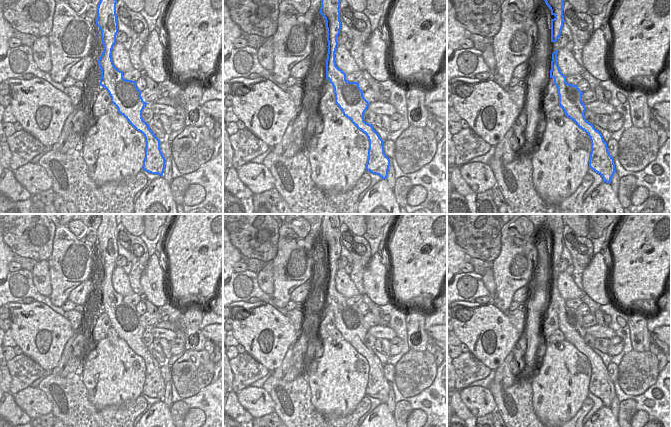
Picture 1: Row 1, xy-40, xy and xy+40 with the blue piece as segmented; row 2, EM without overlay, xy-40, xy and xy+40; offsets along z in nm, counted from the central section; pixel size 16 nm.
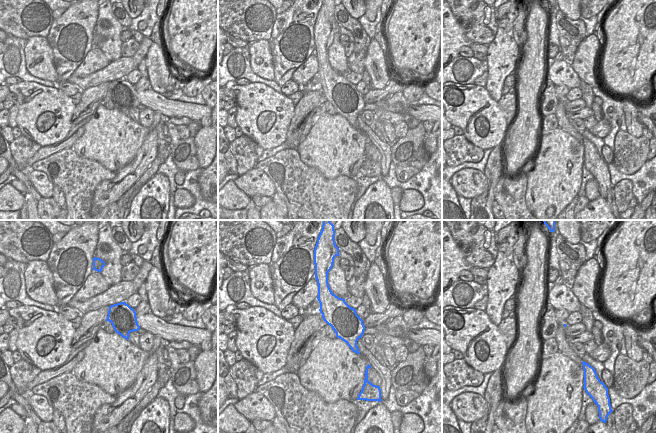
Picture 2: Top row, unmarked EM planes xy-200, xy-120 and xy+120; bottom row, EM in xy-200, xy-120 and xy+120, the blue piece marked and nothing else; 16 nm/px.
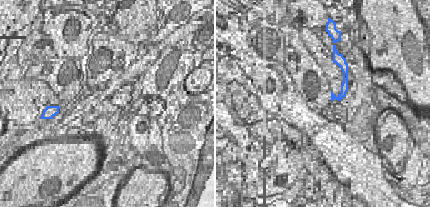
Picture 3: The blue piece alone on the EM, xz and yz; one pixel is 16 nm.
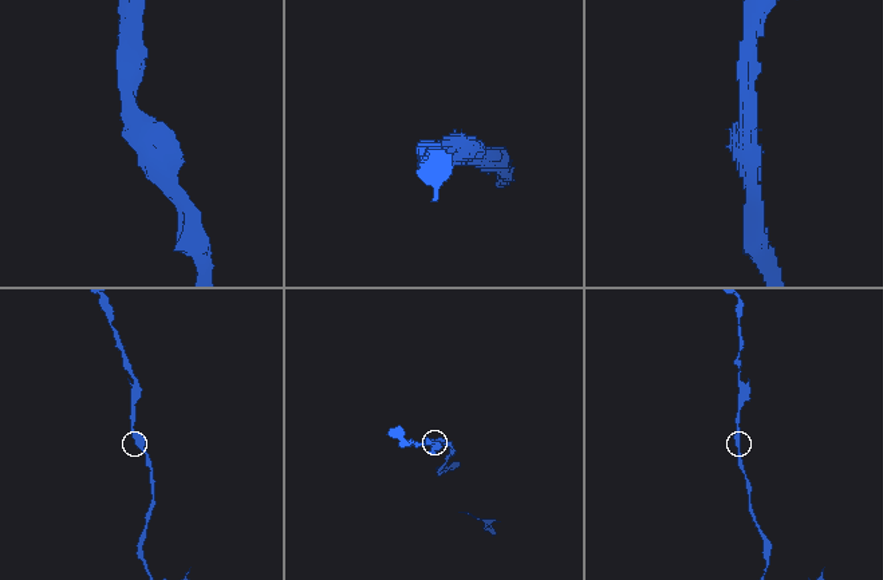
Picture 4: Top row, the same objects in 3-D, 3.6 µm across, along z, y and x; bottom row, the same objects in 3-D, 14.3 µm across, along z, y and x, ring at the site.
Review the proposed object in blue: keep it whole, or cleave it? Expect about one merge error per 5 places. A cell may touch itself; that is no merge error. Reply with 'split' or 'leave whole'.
leave whole

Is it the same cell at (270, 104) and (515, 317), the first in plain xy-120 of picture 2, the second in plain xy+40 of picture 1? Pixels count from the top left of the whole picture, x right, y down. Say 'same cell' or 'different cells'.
different cells

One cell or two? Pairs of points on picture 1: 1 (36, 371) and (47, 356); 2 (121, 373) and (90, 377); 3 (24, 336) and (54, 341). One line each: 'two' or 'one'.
1: two
2: one
3: one

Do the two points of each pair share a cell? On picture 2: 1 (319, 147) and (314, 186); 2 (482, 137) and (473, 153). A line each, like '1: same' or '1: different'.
1: different
2: different

